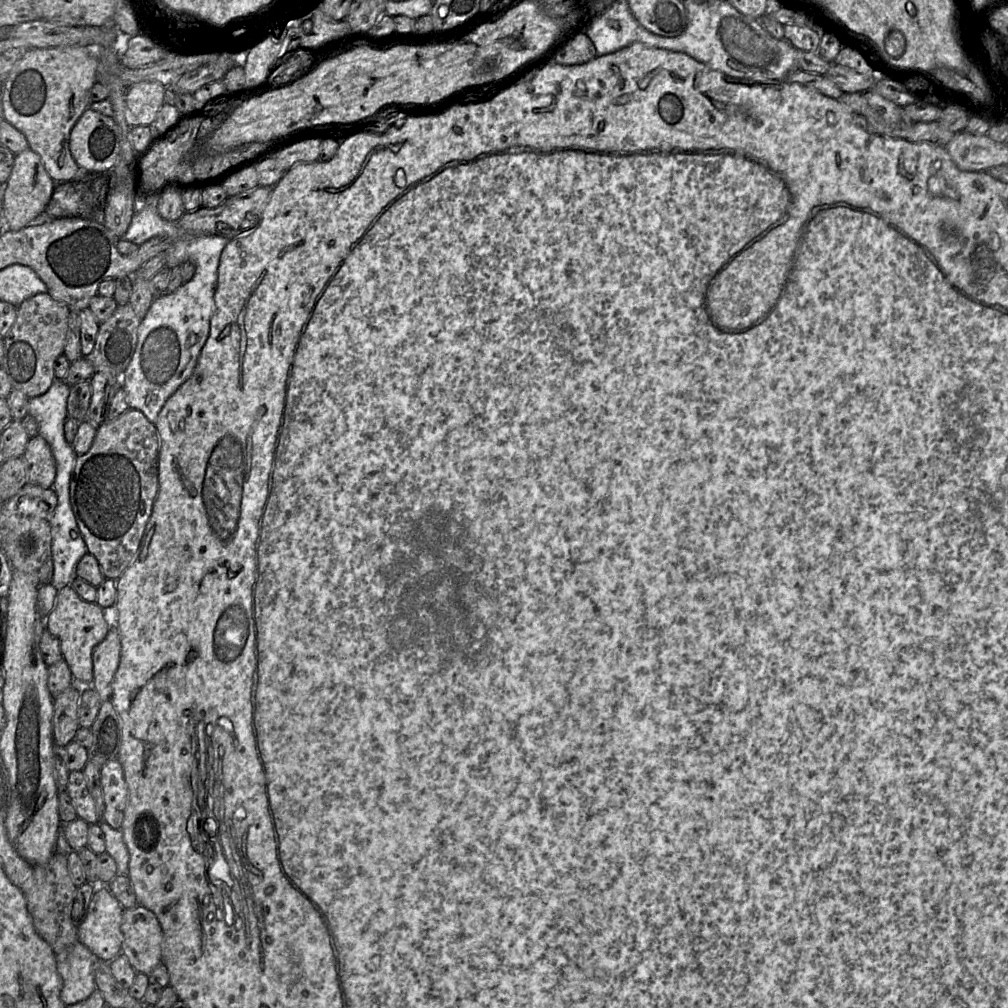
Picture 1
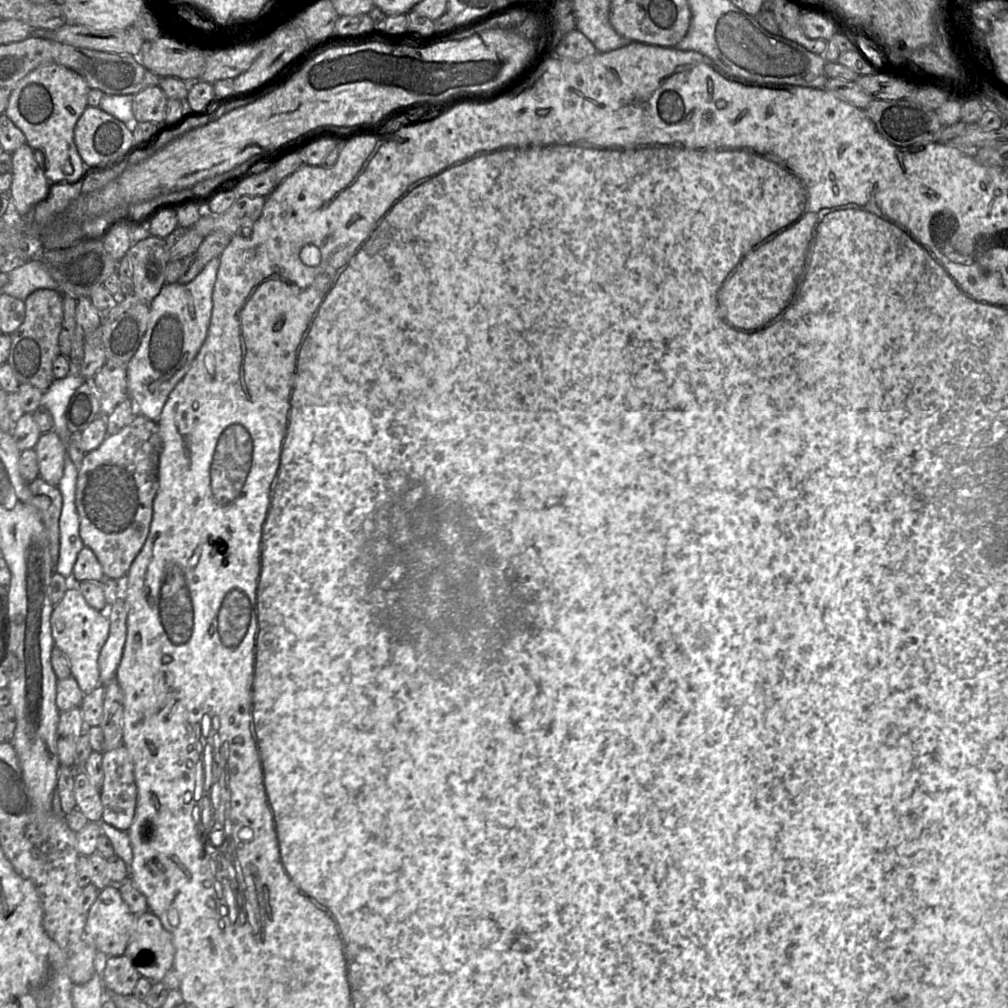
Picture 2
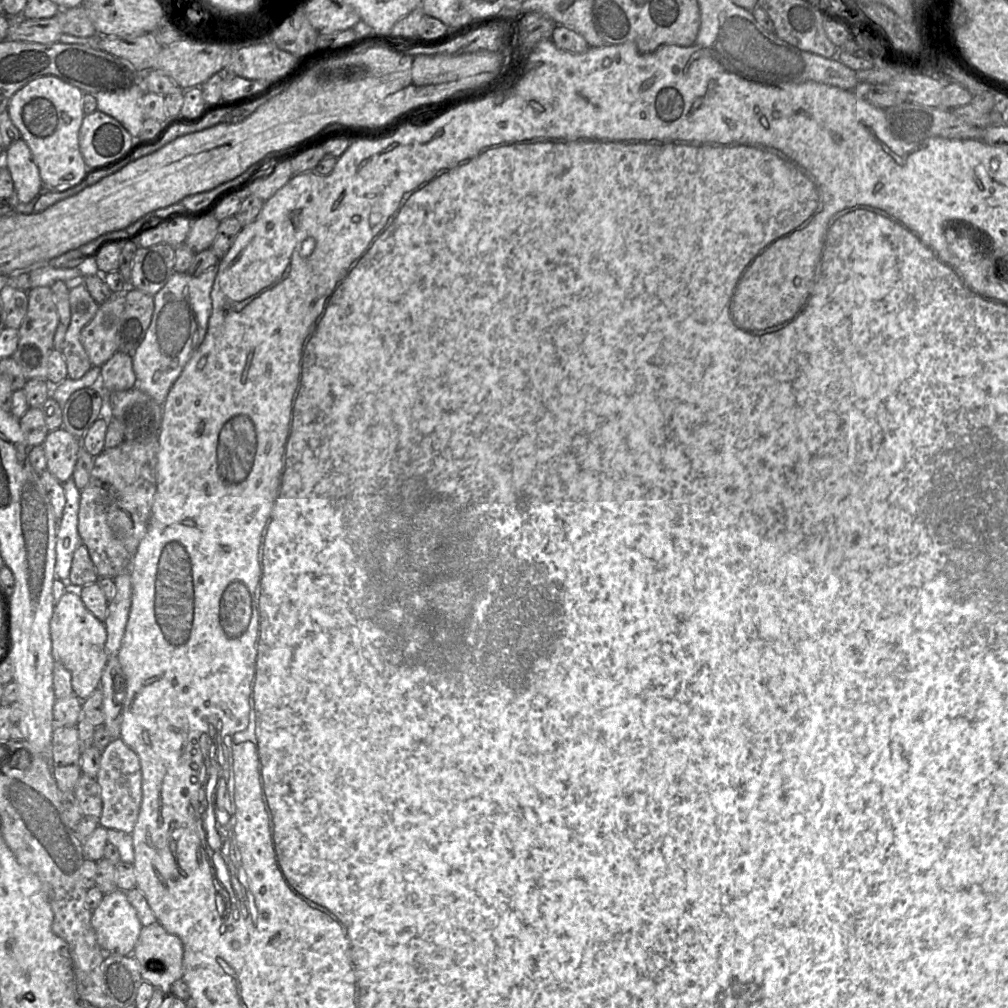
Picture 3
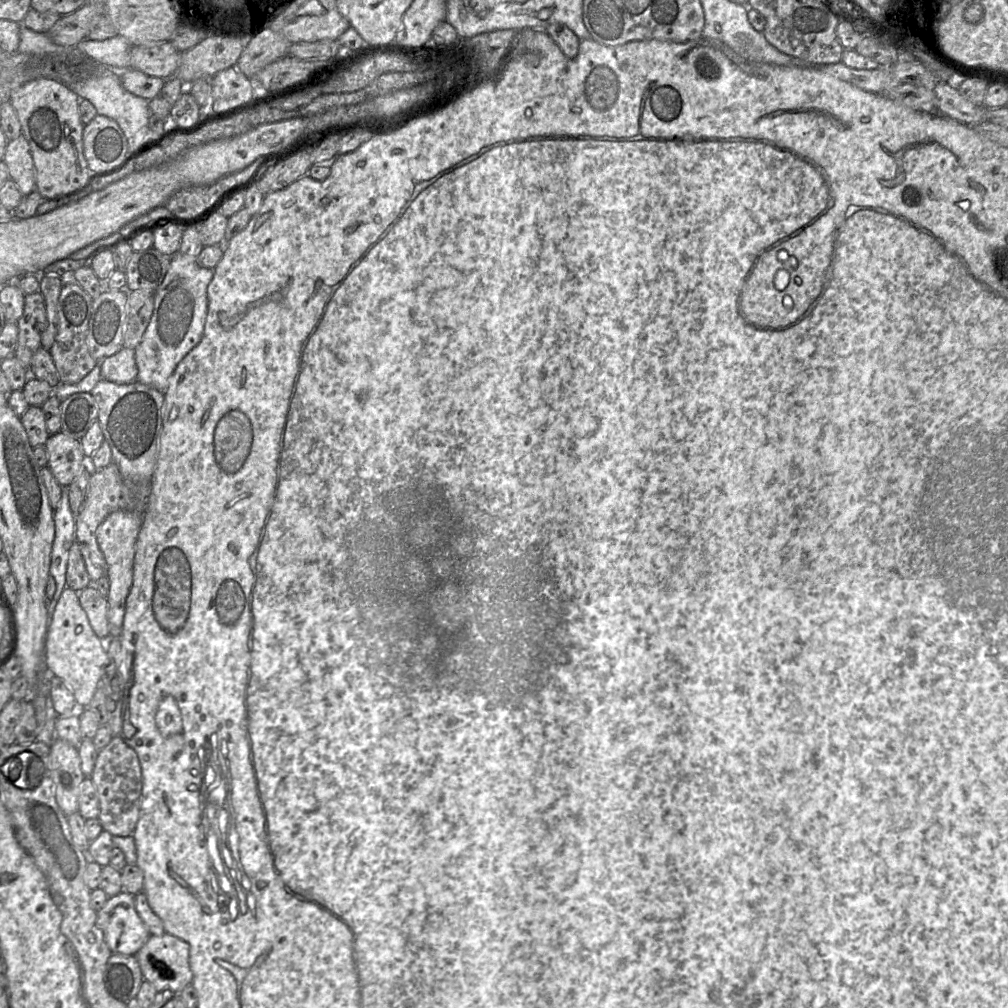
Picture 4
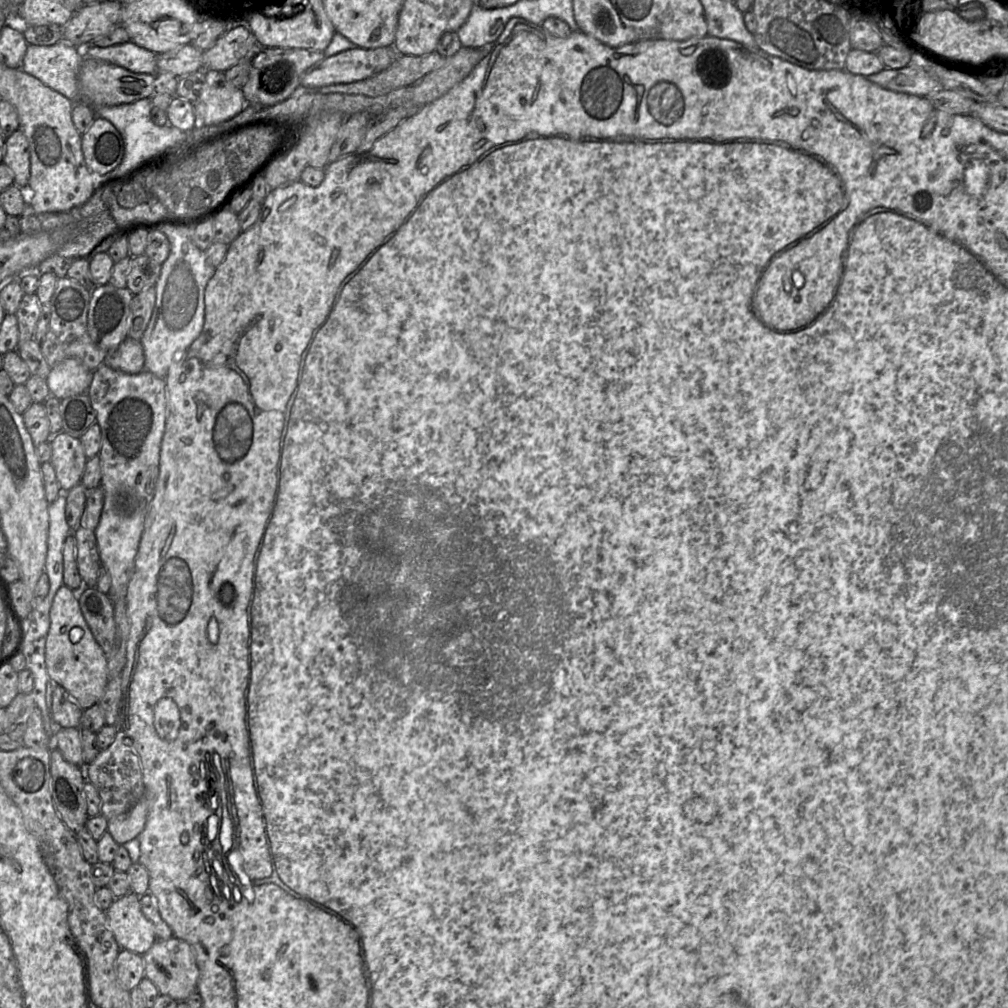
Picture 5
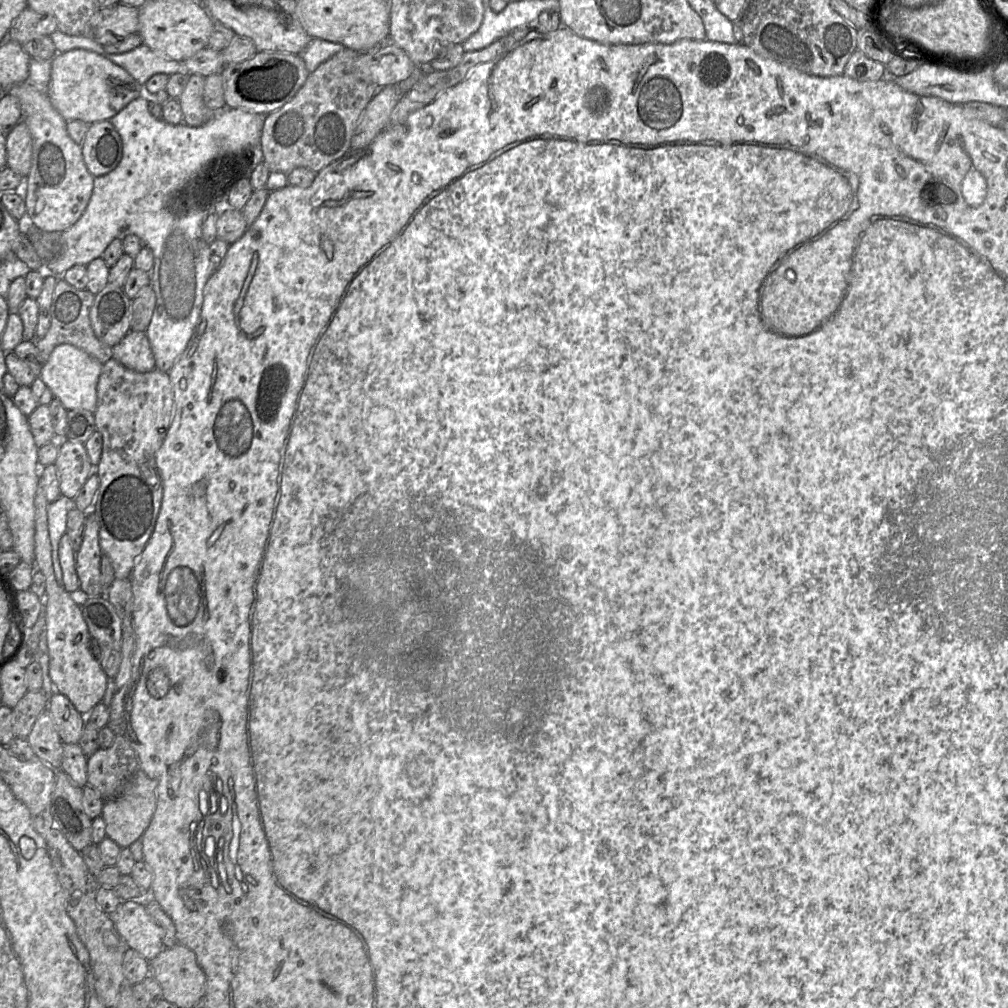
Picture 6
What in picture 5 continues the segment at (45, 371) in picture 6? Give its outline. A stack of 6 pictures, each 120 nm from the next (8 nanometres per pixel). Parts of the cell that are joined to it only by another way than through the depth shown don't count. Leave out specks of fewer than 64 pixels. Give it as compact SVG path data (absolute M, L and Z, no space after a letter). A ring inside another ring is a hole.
M67 358L51 368L46 382L50 396L60 400L87 393L92 381L92 371L75 358Z

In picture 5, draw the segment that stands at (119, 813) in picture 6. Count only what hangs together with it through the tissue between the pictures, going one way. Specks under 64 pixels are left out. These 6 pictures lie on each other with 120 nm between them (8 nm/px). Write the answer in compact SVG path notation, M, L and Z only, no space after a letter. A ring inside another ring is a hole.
M144 794L144 798L138 801L128 812L108 820L107 832L111 834L112 838L119 845L123 845L126 842L139 837L139 834L143 831L146 825L148 814L148 801Z

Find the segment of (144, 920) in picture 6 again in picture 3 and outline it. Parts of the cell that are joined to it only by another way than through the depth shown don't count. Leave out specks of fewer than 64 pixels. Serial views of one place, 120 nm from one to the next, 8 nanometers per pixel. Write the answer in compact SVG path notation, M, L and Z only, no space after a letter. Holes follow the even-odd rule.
M119 889L104 894L99 906L92 912L91 924L103 951L106 954L119 954L121 956L133 954L143 927L136 910L128 900L127 893Z

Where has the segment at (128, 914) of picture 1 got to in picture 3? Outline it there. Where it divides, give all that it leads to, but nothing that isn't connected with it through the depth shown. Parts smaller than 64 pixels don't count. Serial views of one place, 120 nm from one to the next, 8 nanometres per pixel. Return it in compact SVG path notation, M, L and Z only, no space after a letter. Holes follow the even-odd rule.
M156 921L142 927L132 955L139 964L143 981L152 984L154 988L170 989L172 983L183 976L183 954L184 946L180 938L166 931Z

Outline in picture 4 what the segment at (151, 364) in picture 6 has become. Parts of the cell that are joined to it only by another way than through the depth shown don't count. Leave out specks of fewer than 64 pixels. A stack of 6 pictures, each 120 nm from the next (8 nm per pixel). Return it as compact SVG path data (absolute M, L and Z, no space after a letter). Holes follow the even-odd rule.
M123 347L117 353L99 362L99 366L101 379L117 384L129 384L138 381L134 349Z

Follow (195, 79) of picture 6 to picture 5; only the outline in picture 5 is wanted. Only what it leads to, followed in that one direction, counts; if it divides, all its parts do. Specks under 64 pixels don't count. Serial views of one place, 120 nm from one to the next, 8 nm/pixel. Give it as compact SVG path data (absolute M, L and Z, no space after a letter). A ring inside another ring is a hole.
M206 70L202 89L192 104L197 124L212 126L239 114L247 101L242 88L236 88L228 83L224 72Z

